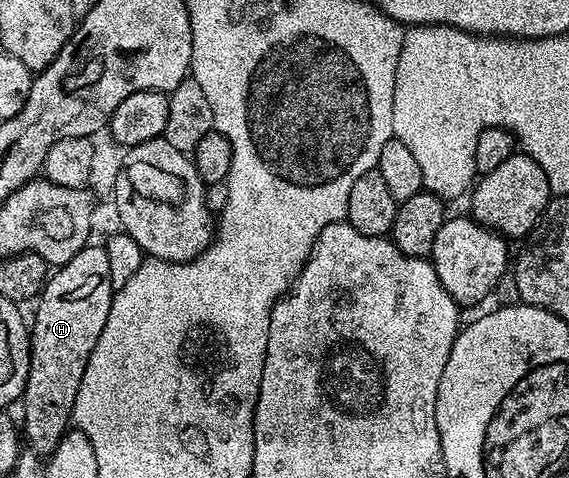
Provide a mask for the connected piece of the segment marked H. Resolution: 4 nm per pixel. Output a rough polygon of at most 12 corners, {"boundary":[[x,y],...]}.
{"boundary":[[104,246],[44,282],[30,321],[22,437],[70,428],[113,295]]}

